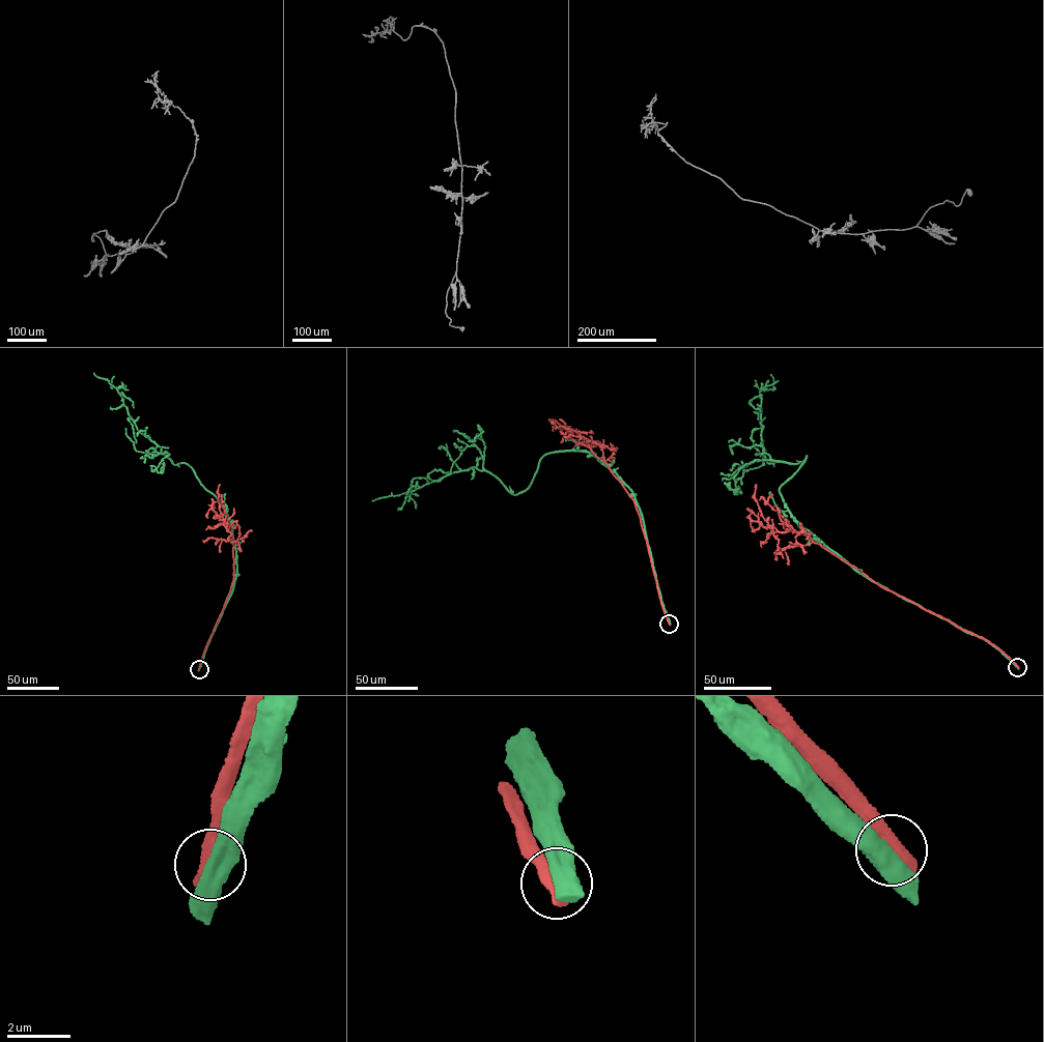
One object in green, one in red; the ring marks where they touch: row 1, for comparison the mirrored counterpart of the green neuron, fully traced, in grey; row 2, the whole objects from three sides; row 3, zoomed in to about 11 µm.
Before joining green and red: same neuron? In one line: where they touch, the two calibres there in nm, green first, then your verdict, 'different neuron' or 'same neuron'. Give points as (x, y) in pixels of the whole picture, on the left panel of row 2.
(199, 669) | 550/600 nm | different neuron

